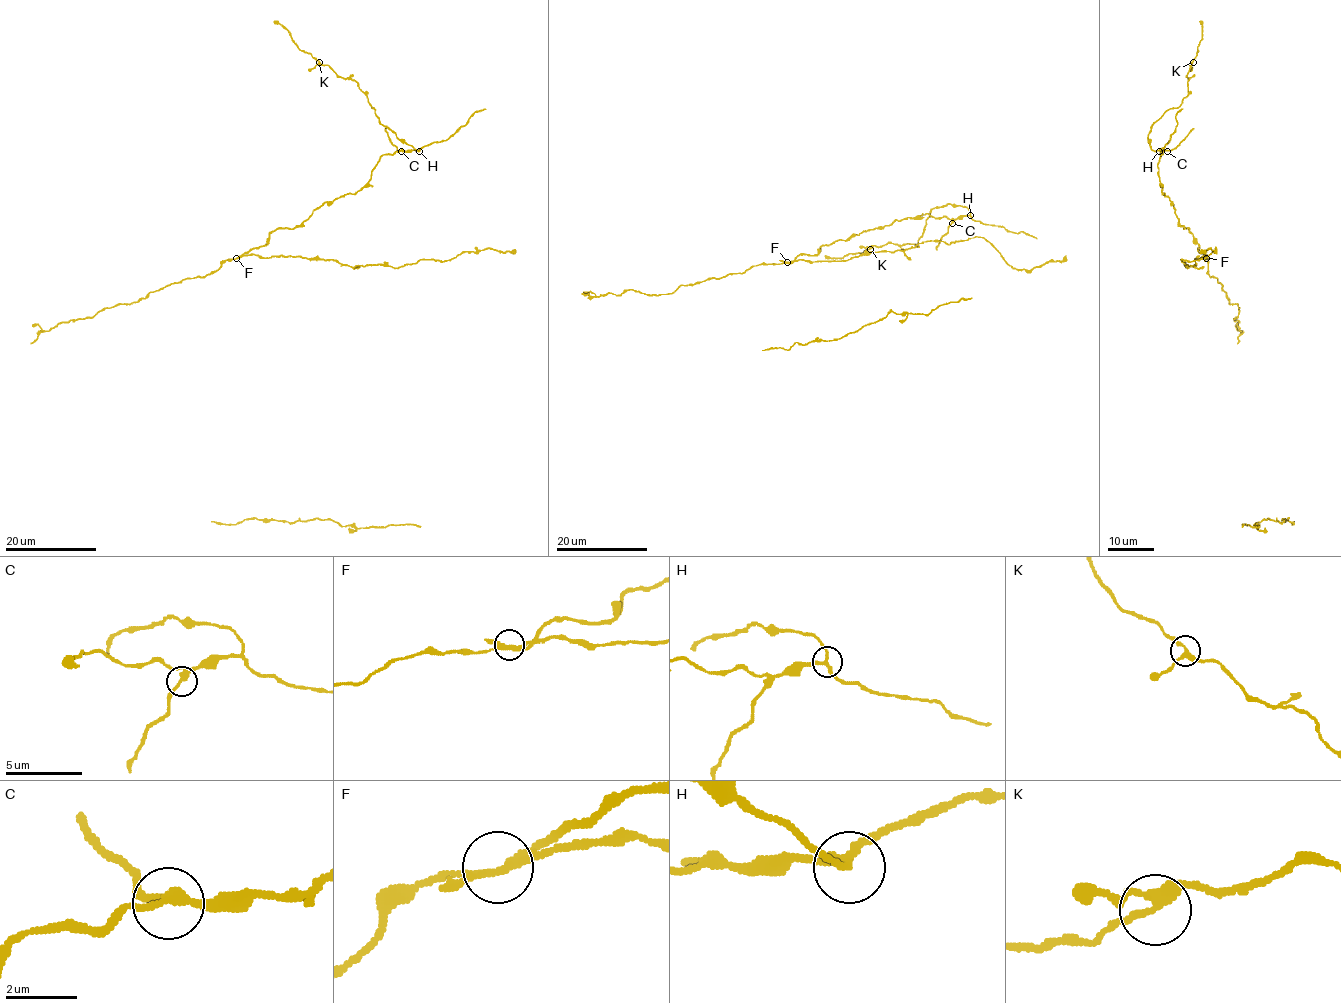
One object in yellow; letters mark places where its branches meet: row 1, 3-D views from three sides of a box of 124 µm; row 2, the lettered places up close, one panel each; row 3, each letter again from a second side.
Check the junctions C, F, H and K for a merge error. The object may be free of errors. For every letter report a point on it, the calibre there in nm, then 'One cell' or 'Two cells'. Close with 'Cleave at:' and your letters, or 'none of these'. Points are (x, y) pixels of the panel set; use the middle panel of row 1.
C: Place: (952, 223). Thickness 220 nm. One cell
F: Place: (787, 262). Thickness 220 nm. Two cells
H: Place: (970, 215). Thickness 200 nm. One cell
K: Place: (870, 249). Thickness 240 nm. One cell
Cleave at: F

